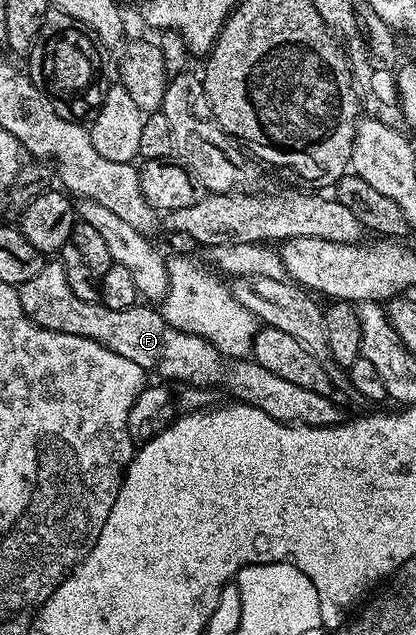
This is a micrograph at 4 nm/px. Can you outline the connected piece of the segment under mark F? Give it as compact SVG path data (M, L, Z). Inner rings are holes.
M59 261L45 262L42 273L30 277L30 281L19 284L22 309L40 327L58 333L70 333L78 337L92 339L106 349L134 361L146 373L152 371L164 379L178 379L192 387L221 387L232 394L233 400L249 403L252 407L270 413L283 423L302 423L305 427L333 427L341 422L340 407L335 398L314 393L314 389L302 389L302 385L293 385L270 369L262 369L251 357L233 357L223 355L210 341L201 335L186 333L164 320L159 310L137 305L119 311L110 309L103 303L81 301L74 297L70 285L66 285L66 269Z

